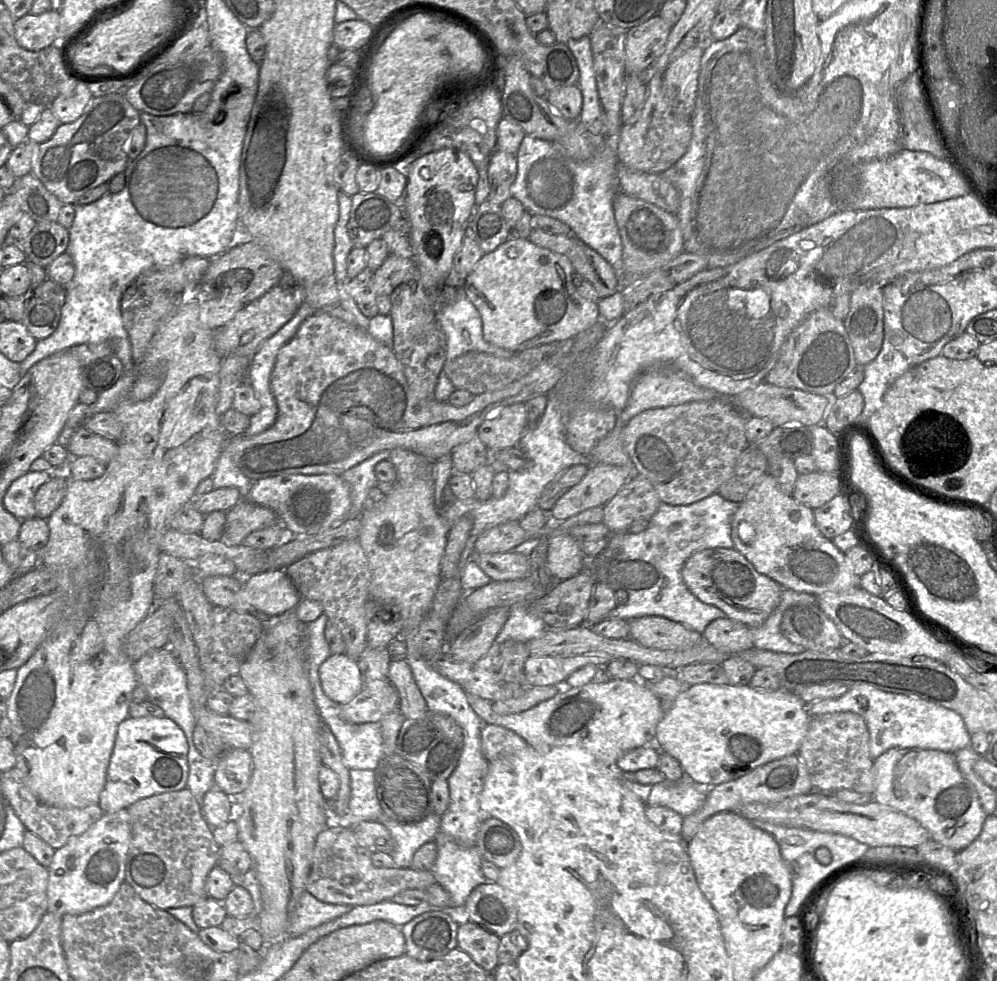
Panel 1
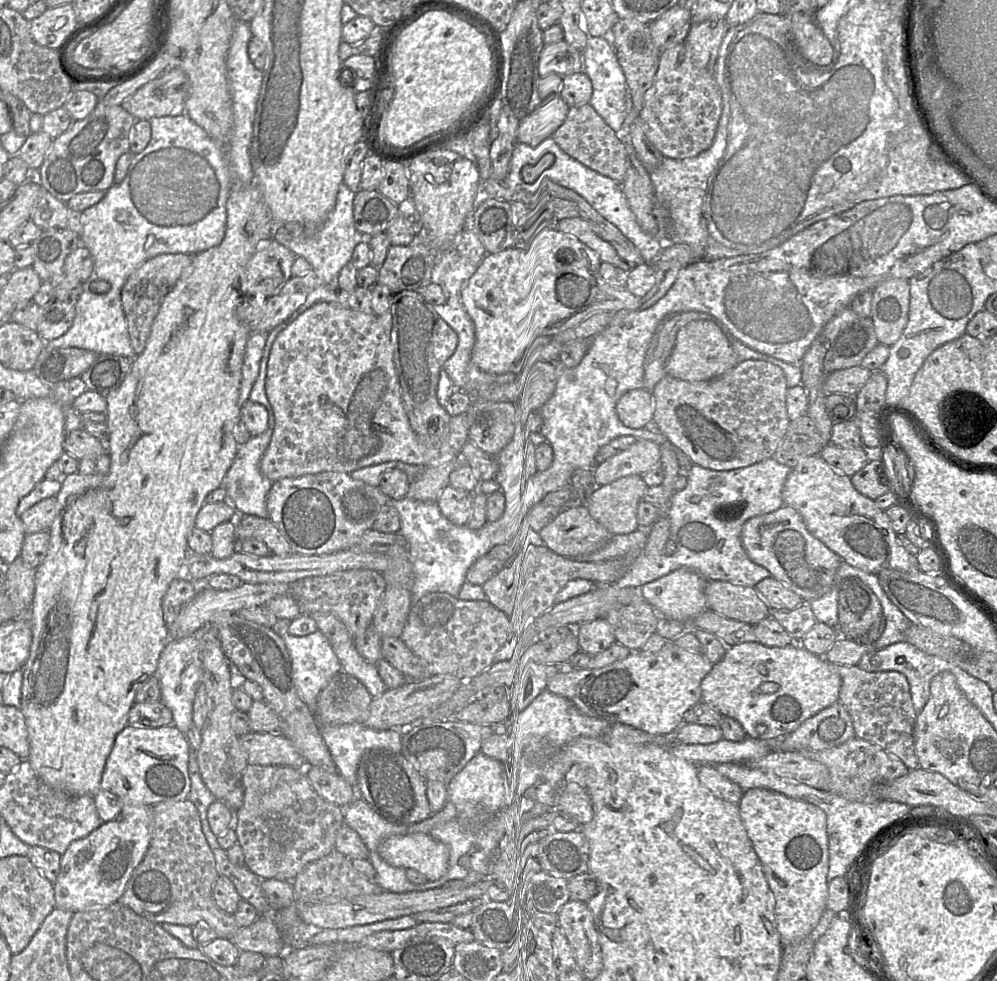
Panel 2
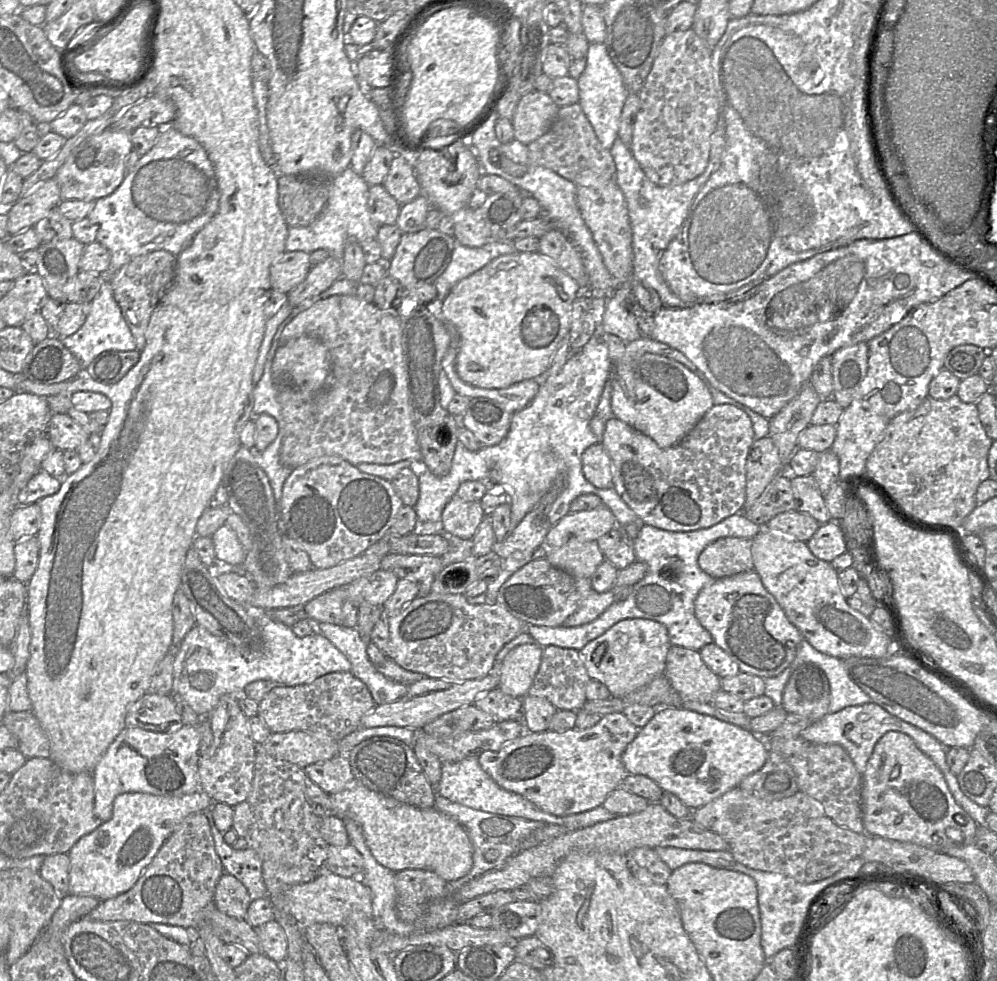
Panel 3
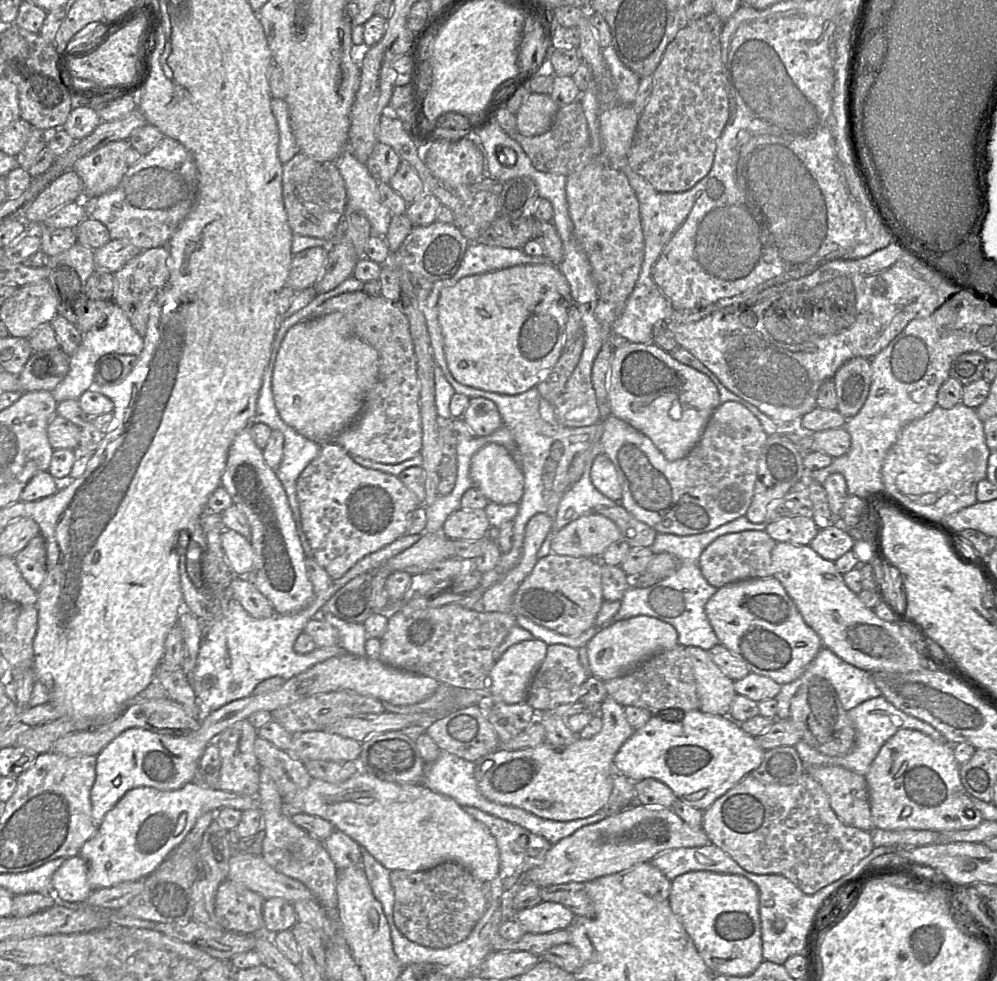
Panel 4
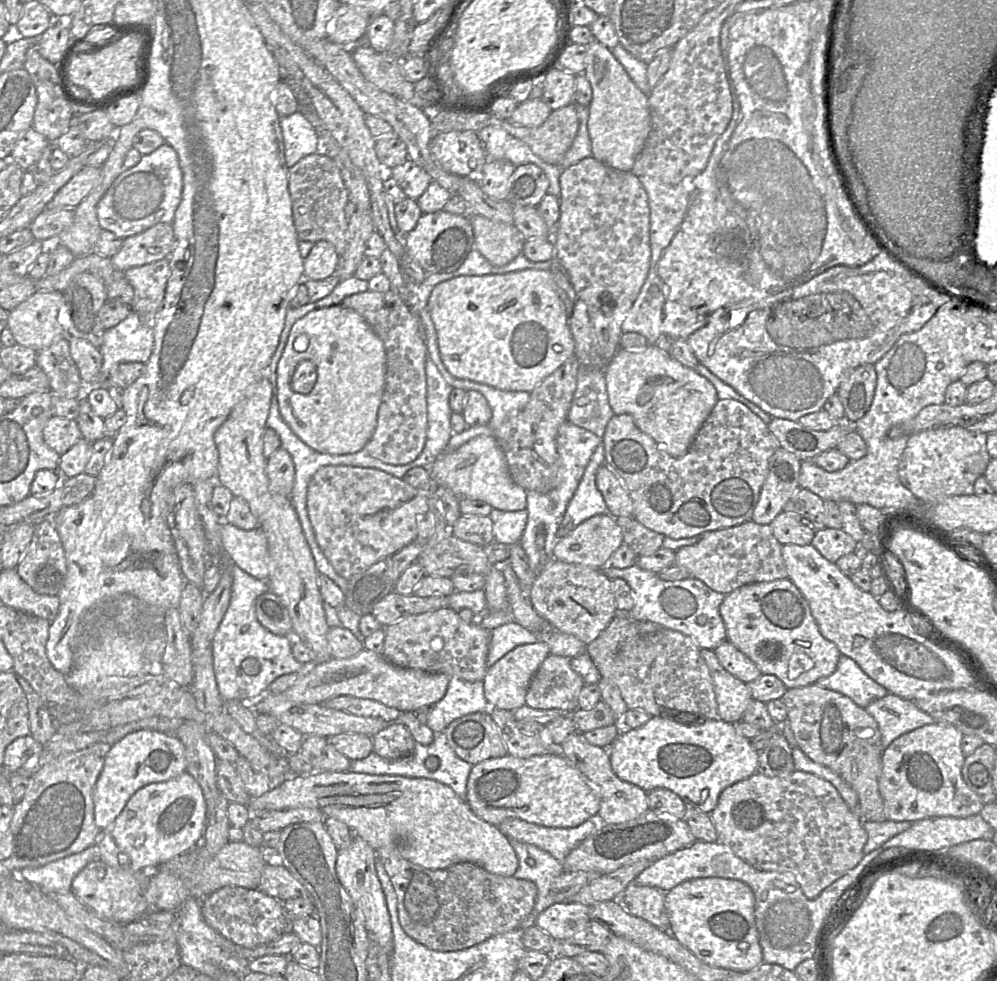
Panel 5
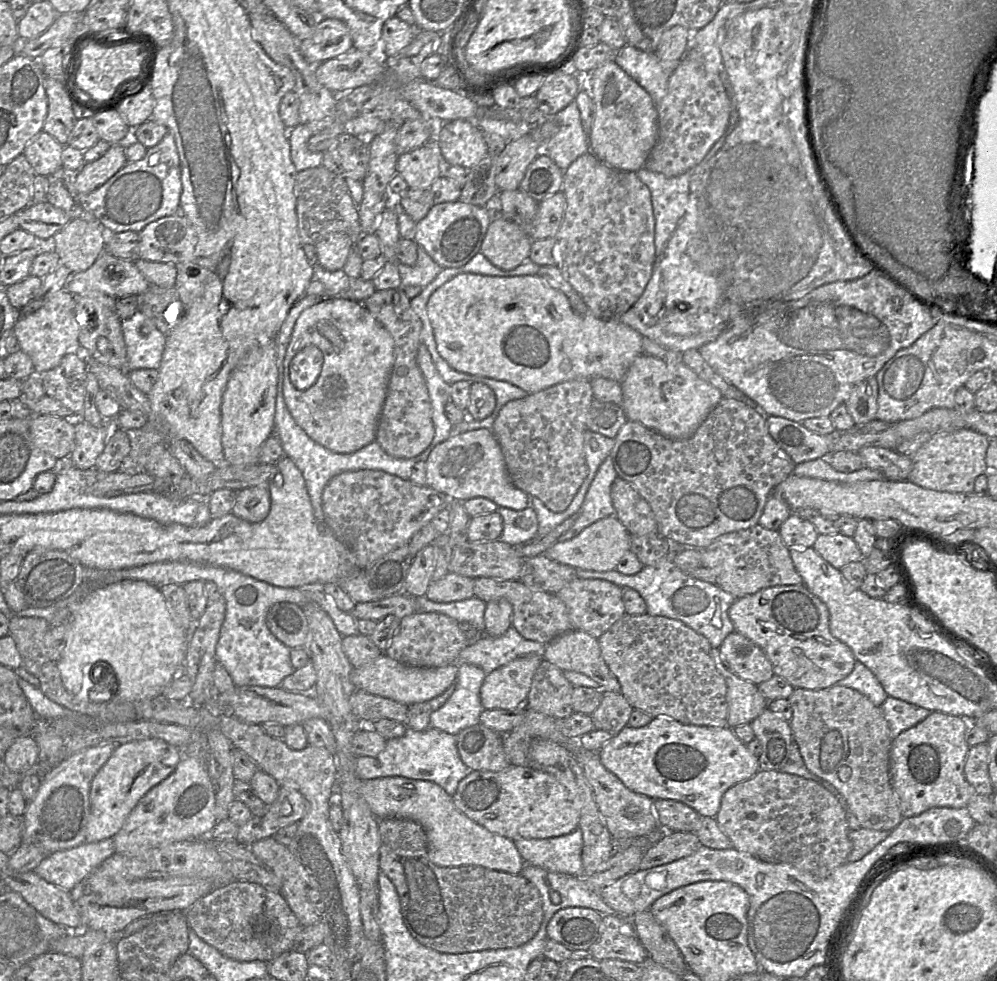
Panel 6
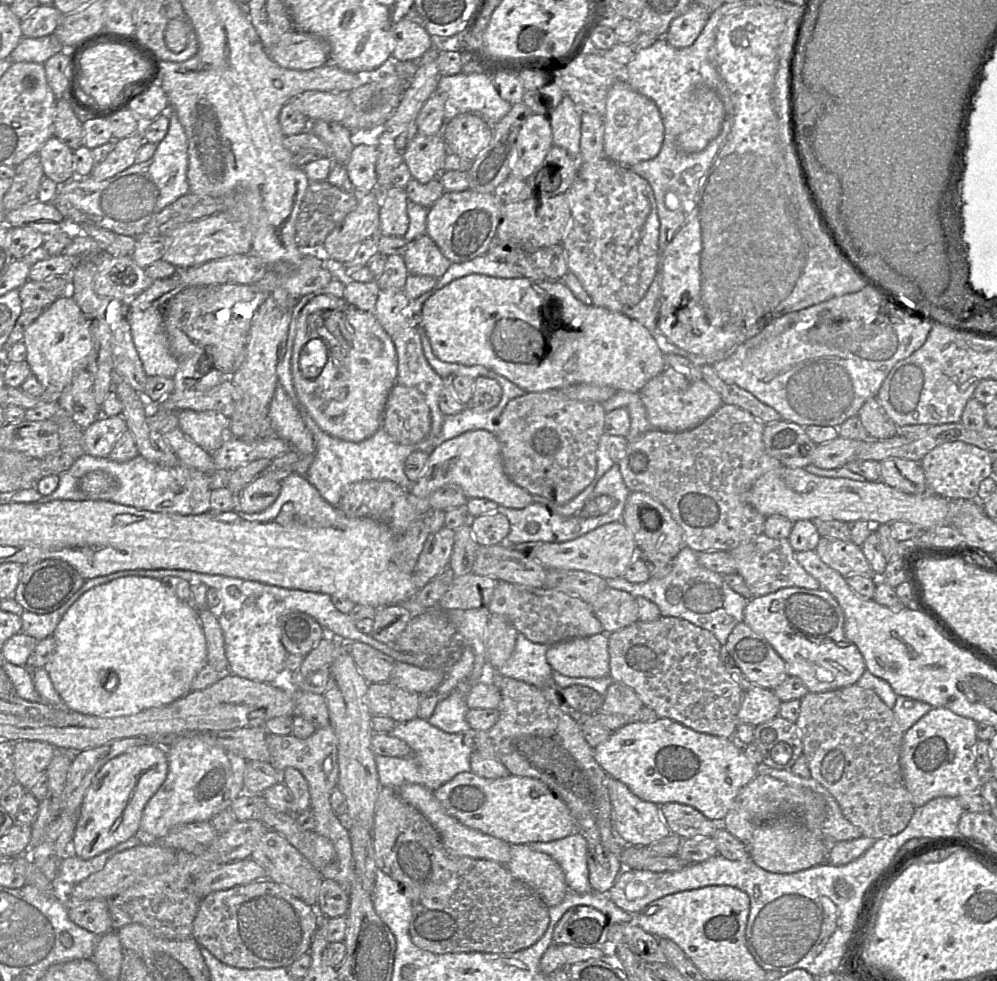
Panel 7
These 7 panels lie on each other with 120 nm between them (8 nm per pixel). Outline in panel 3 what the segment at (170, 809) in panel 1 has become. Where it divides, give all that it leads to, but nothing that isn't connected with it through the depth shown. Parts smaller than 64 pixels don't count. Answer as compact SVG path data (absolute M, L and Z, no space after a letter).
M194 812L189 814L187 817L183 819L183 821L179 824L179 826L170 834L170 836L164 841L164 843L161 845L149 865L143 870L135 884L126 892L117 895L113 898L110 898L105 901L101 901L99 905L93 909L87 917L91 920L96 921L133 921L143 924L152 924L152 923L162 923L162 924L168 924L173 926L179 926L183 928L195 928L198 931L198 926L200 925L202 920L209 920L211 927L214 931L214 933L219 937L220 940L222 940L224 943L233 944L236 946L241 947L244 951L246 951L249 954L263 954L262 953L262 946L259 940L259 937L256 933L256 930L254 927L252 927L250 924L248 924L245 920L236 919L233 917L229 917L225 914L223 914L215 905L214 902L214 890L215 886L217 884L217 881L221 874L223 874L223 867L221 864L221 861L216 854L215 847L214 847L214 841L210 830L210 825L208 820L206 819L203 812Z

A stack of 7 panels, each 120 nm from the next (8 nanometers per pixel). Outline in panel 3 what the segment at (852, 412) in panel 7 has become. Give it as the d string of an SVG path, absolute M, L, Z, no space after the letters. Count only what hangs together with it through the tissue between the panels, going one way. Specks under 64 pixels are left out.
M918 230L889 239L860 239L847 246L820 252L809 259L788 265L775 275L764 280L756 289L747 291L752 292L752 295L745 299L726 300L717 303L696 303L685 308L661 306L654 315L654 329L650 338L682 352L705 375L713 387L764 418L771 419L799 393L806 383L810 382L813 368L821 358L831 357L843 347L860 342L867 343L900 322L918 305L935 302L952 289L972 279L980 279L980 277L937 251Z

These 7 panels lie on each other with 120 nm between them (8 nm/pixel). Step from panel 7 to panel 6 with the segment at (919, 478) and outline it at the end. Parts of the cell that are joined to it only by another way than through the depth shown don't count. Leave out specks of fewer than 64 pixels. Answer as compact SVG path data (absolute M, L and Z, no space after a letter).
M865 446L858 451L866 467L880 471L885 479L904 481L909 479L913 468L910 456L882 447Z

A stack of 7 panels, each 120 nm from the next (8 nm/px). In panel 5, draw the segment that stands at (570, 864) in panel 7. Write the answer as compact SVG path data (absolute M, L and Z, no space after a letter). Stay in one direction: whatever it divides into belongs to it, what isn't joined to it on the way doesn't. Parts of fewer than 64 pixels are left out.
M509 818L498 827L508 839L534 845L563 863L567 855L596 831L599 825L597 818L572 828L544 827L518 818Z

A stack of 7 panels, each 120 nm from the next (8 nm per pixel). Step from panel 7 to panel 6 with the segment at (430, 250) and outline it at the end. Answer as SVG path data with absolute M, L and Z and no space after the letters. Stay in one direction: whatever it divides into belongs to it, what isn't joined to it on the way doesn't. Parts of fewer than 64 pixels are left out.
M420 246L417 249L417 261L413 266L397 264L401 287L418 286L424 288L443 270Z

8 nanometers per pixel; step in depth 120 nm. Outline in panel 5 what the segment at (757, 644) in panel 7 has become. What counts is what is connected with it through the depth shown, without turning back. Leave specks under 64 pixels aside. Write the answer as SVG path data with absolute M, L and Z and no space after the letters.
M728 640L713 650L720 664L733 676L749 683L762 675L757 666Z

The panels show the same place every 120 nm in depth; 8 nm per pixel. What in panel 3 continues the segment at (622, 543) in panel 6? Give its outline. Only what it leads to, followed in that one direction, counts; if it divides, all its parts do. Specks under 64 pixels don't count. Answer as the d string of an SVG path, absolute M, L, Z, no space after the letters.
M605 505L593 510L570 512L549 529L545 546L559 548L572 537L582 541L597 541L610 530L618 527L616 518Z

